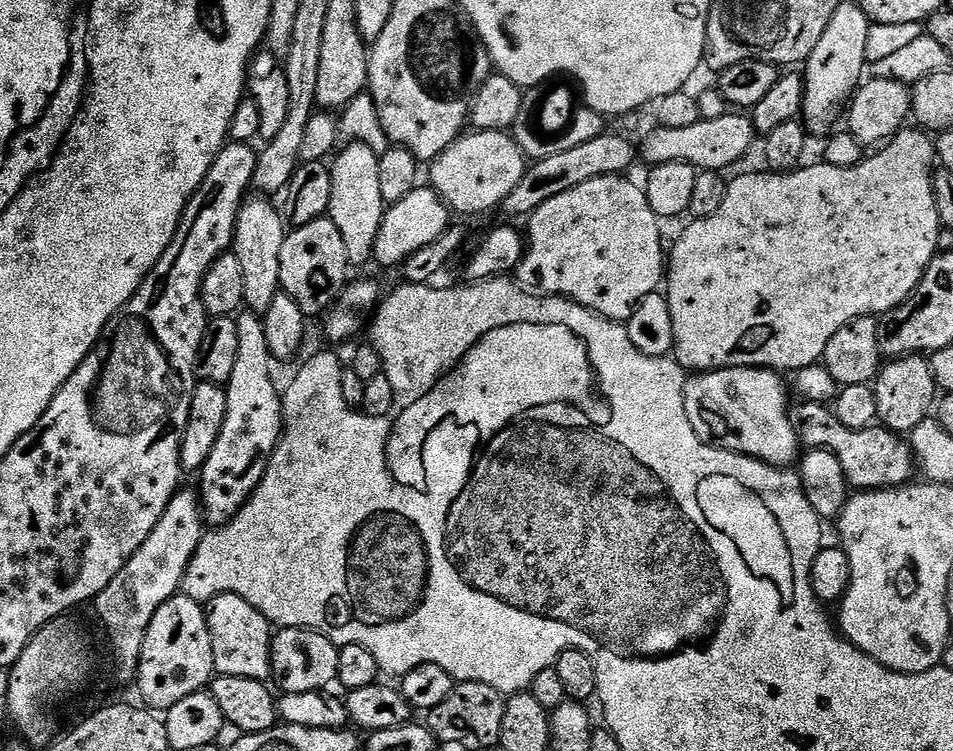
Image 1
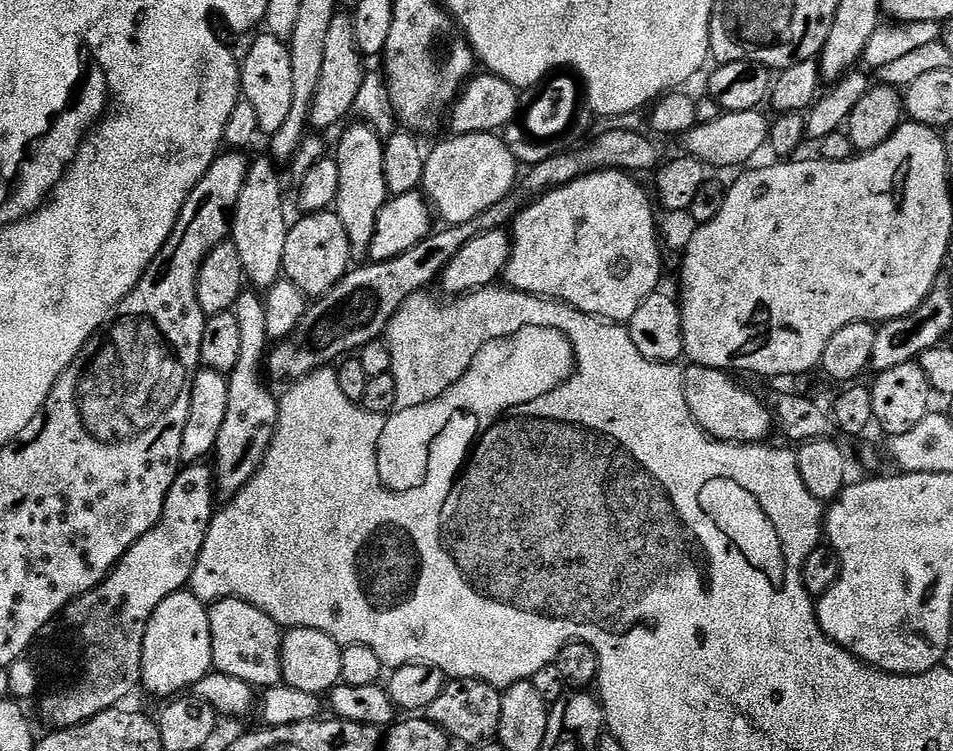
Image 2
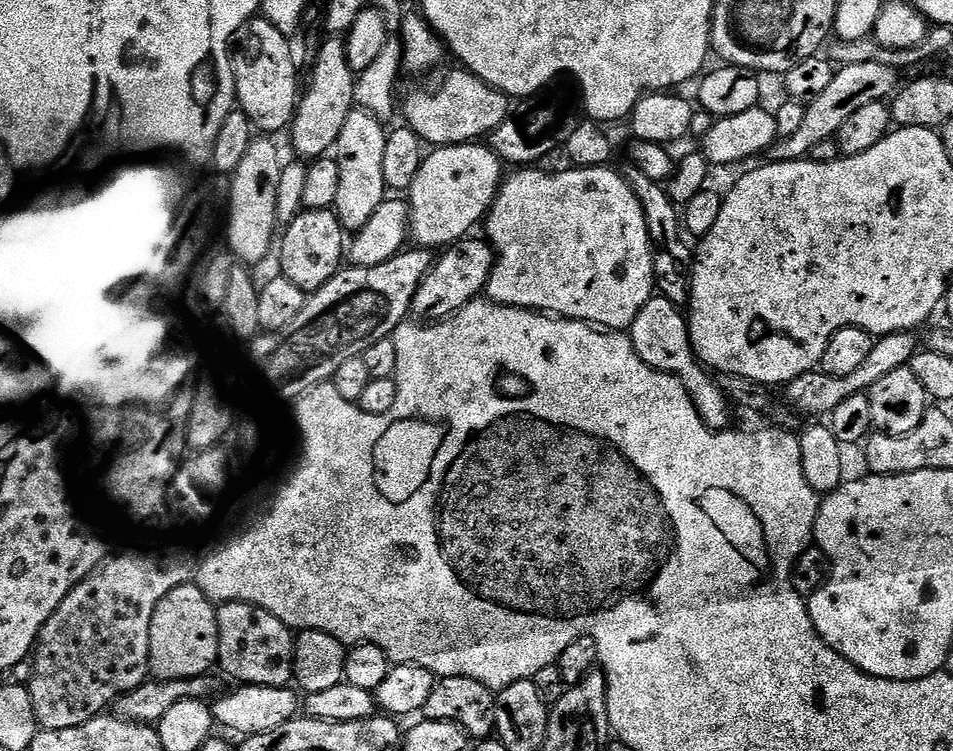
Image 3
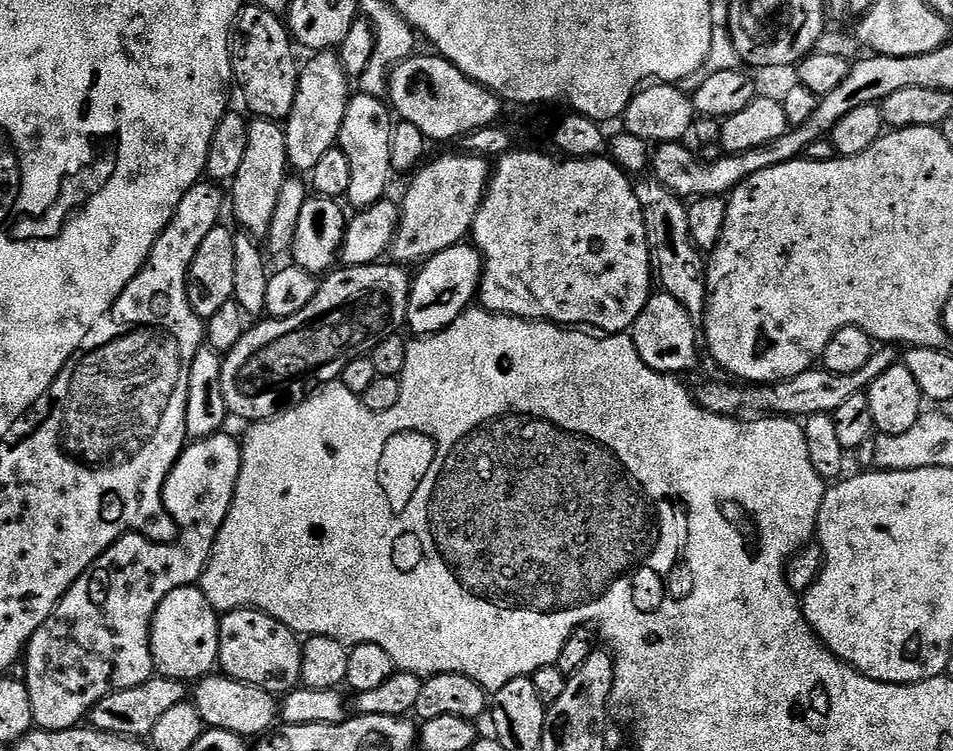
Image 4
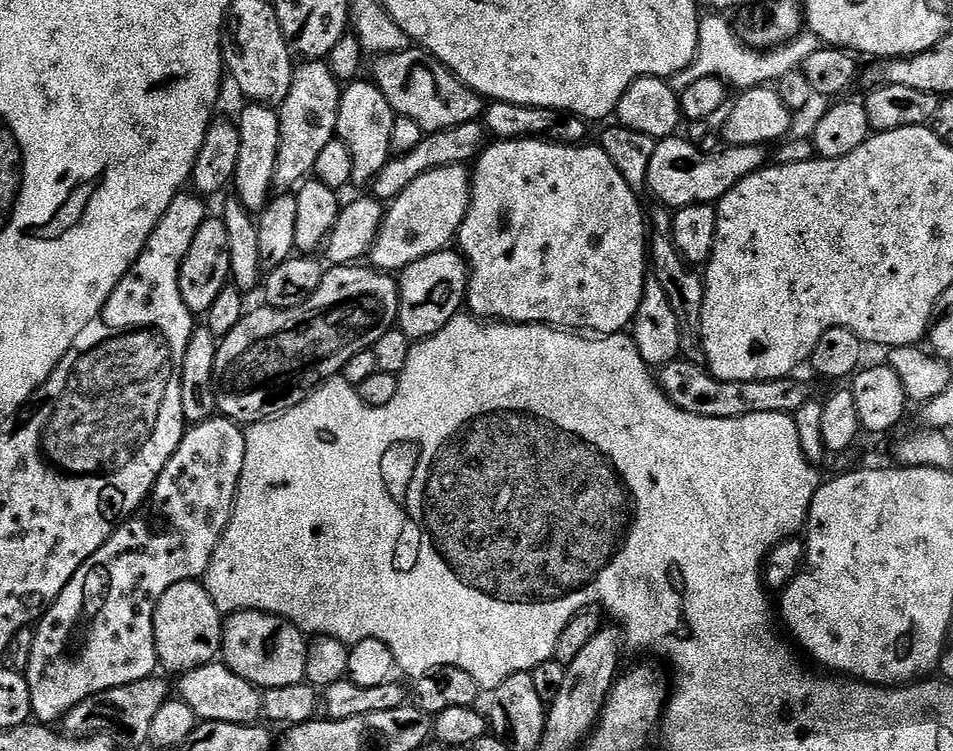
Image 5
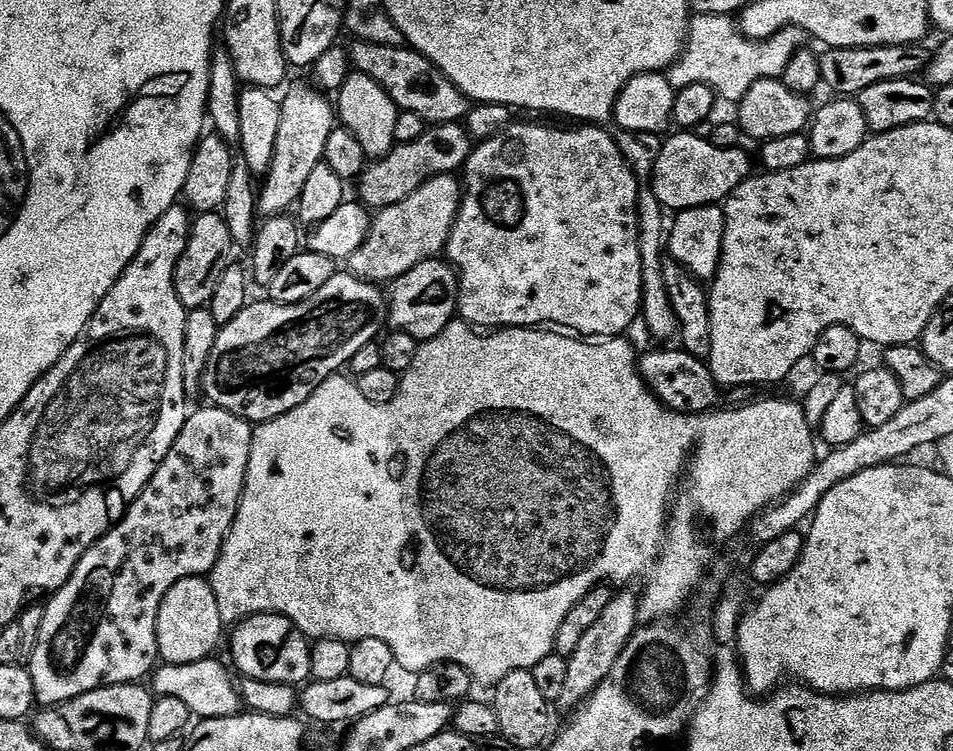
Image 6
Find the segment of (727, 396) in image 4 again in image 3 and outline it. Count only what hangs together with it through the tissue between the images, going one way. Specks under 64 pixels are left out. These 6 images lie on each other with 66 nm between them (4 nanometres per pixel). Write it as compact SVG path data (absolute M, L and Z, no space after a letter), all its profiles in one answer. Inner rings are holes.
M895 332L889 336L881 336L873 343L870 355L866 357L866 362L862 362L862 366L858 370L854 370L854 374L831 376L823 370L807 372L788 383L782 392L783 399L788 407L799 413L801 417L827 417L834 410L834 406L846 402L846 398L859 392L867 393L868 389L874 386L874 382L878 382L878 378L890 374L890 370L905 367L918 351L914 337L912 332Z

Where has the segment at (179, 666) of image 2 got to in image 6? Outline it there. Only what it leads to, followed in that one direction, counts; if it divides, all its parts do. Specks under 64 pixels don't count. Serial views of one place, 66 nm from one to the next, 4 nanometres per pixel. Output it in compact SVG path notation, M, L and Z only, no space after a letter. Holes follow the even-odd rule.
M191 576L182 578L162 598L162 606L158 610L158 622L156 623L156 641L160 651L159 659L164 664L189 664L190 662L202 662L213 655L212 652L220 644L220 639L225 639L226 621L218 610L216 595L212 589L211 583L205 577Z

